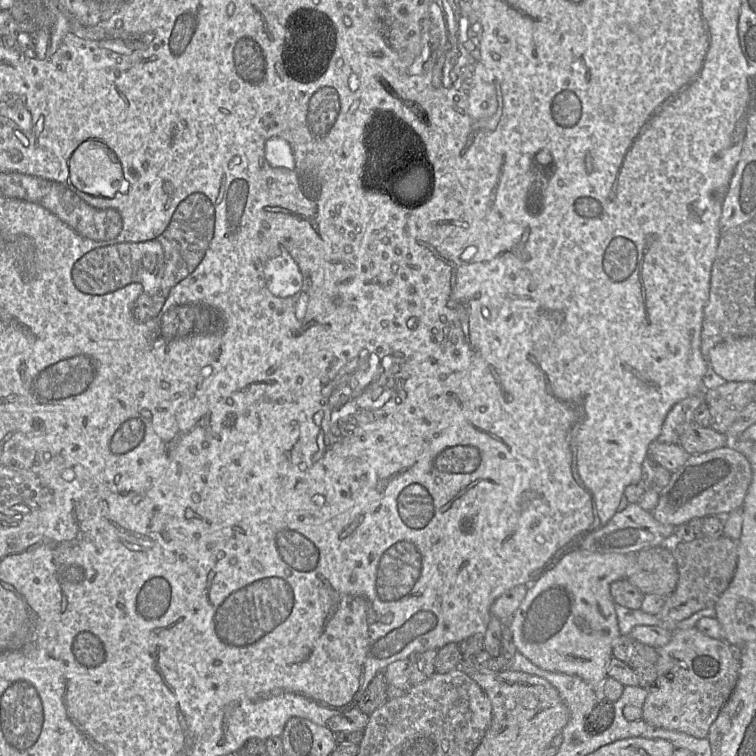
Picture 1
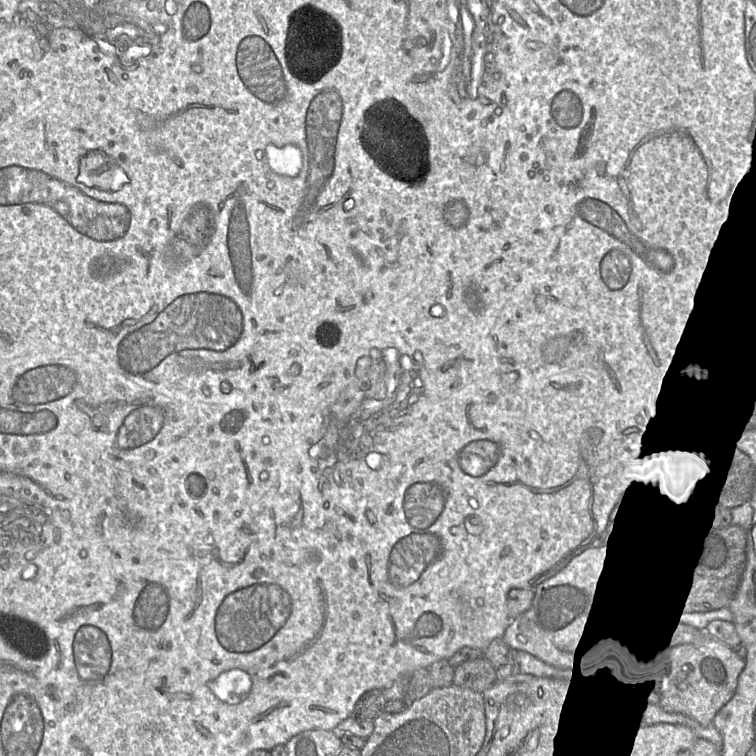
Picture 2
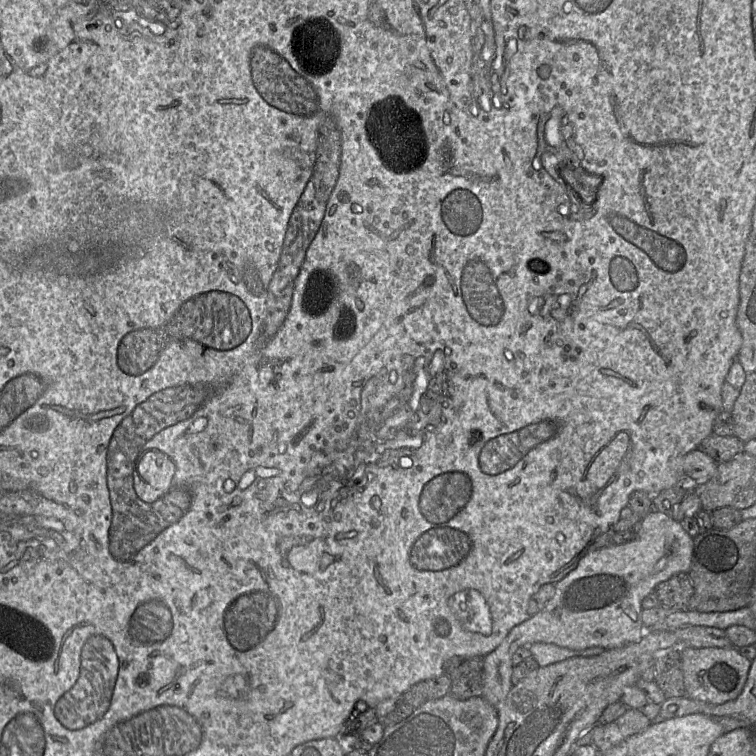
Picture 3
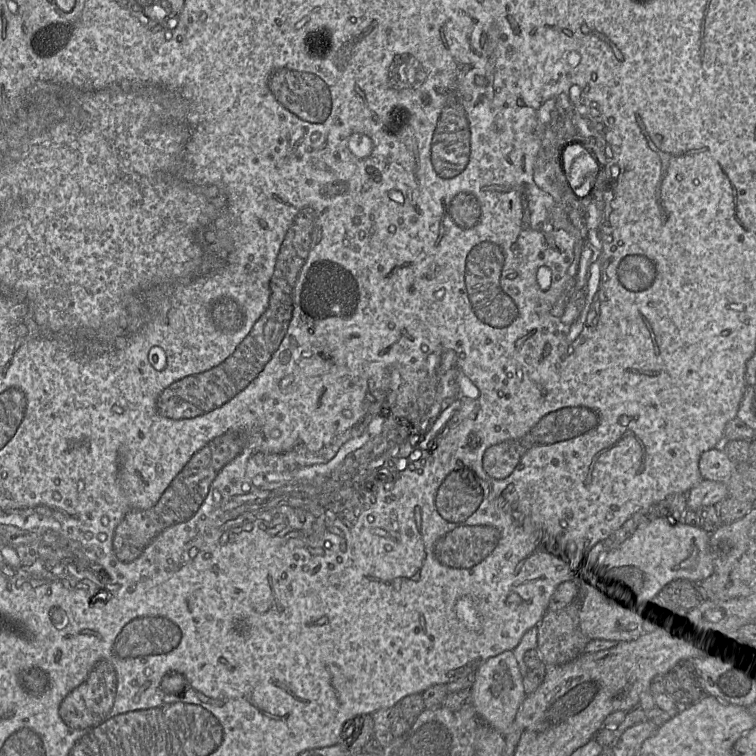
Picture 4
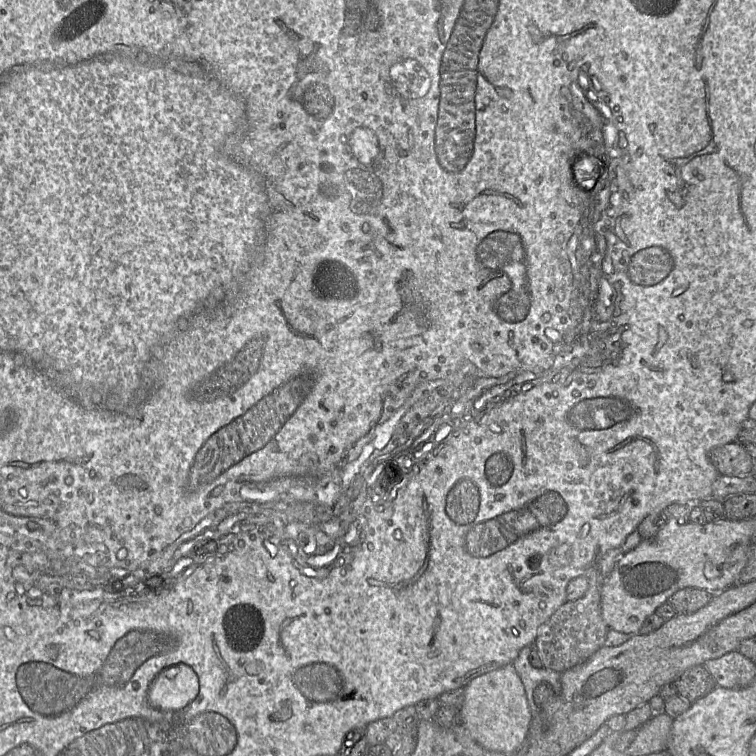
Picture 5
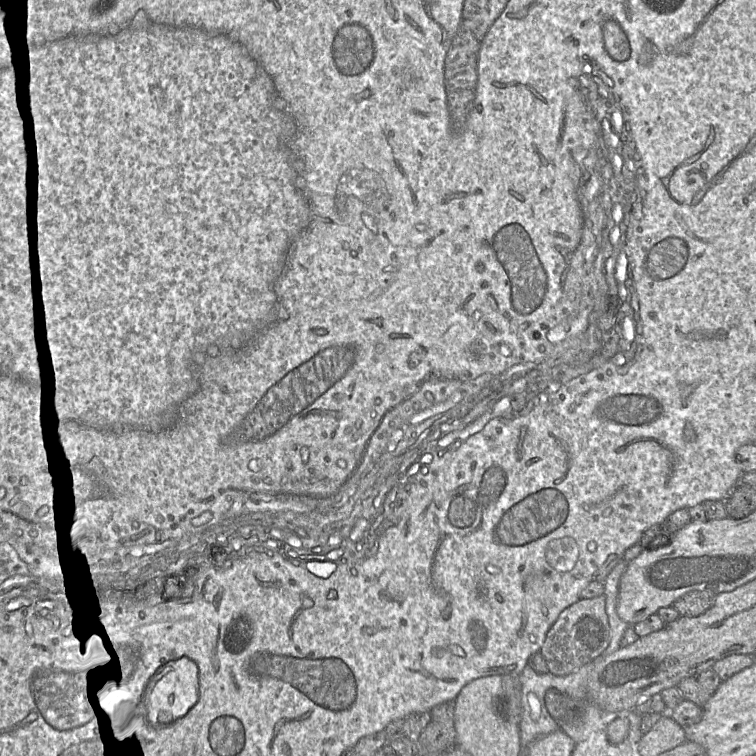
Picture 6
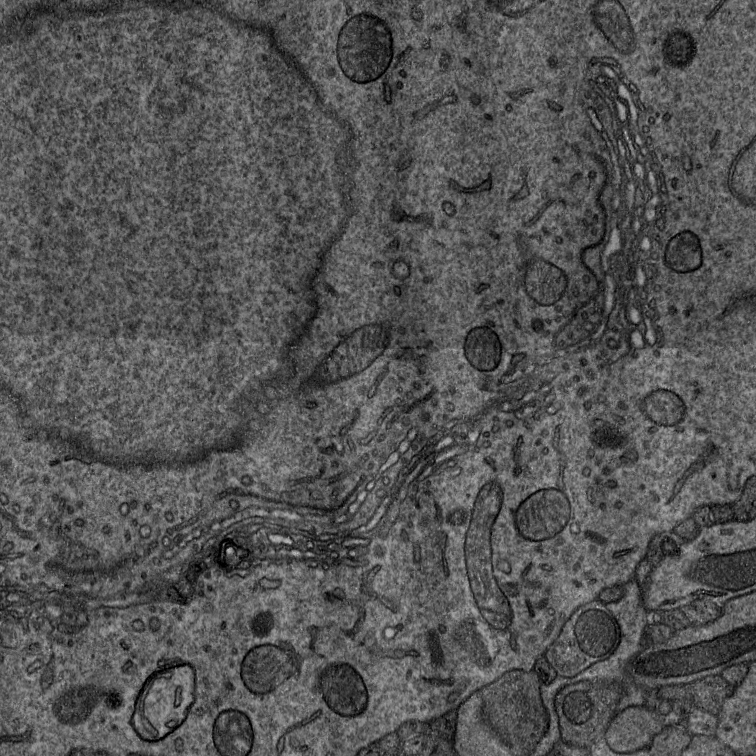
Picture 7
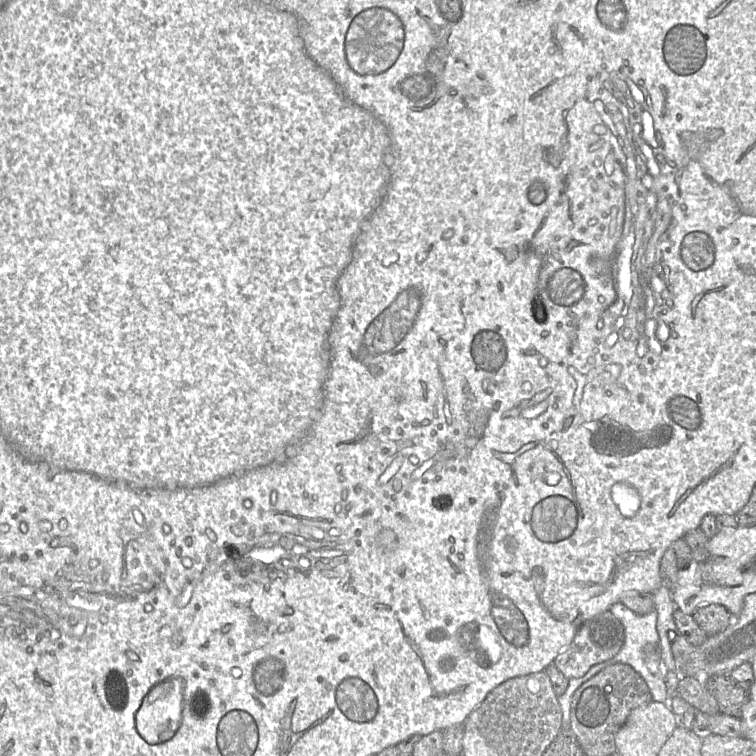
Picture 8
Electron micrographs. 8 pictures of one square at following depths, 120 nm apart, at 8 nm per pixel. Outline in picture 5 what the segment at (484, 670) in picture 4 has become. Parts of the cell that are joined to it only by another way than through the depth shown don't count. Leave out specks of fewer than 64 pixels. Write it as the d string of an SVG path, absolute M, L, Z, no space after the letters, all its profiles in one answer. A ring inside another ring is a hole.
M513 664L481 674L464 687L460 723L483 748L515 754L525 742L531 722L525 688Z

